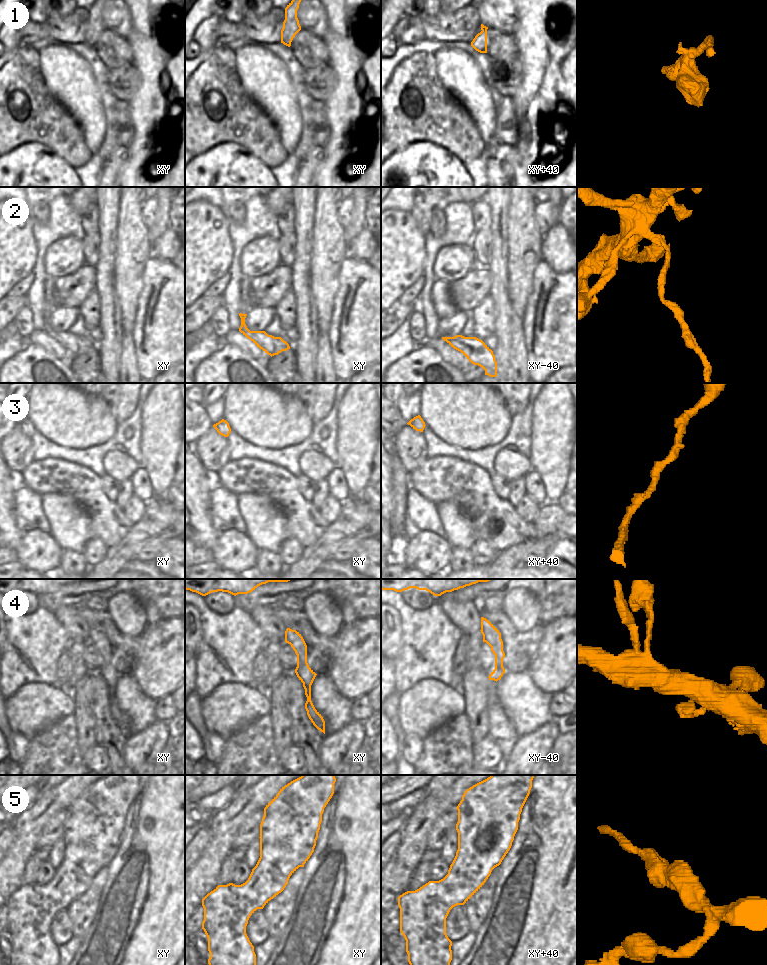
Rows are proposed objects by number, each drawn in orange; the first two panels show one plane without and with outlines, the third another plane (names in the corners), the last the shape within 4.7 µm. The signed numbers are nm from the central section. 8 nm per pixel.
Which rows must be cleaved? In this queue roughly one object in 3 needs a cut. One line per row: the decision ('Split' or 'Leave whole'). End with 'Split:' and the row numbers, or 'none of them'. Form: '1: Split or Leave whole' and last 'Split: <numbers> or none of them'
1: Leave whole
2: Split
3: Leave whole
4: Leave whole
5: Leave whole
Split: 2.

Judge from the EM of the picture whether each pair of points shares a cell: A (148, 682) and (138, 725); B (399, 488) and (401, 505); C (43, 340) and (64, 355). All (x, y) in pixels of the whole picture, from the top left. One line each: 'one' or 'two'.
A: two
B: one
C: one

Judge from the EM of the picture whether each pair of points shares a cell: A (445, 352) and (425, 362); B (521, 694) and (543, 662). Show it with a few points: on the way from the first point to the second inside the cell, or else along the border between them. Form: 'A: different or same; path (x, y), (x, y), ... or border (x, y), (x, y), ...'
A: different; border (424, 343), (429, 345), (446, 362), (459, 368)
B: different; border (526, 672), (542, 691), (550, 693)

